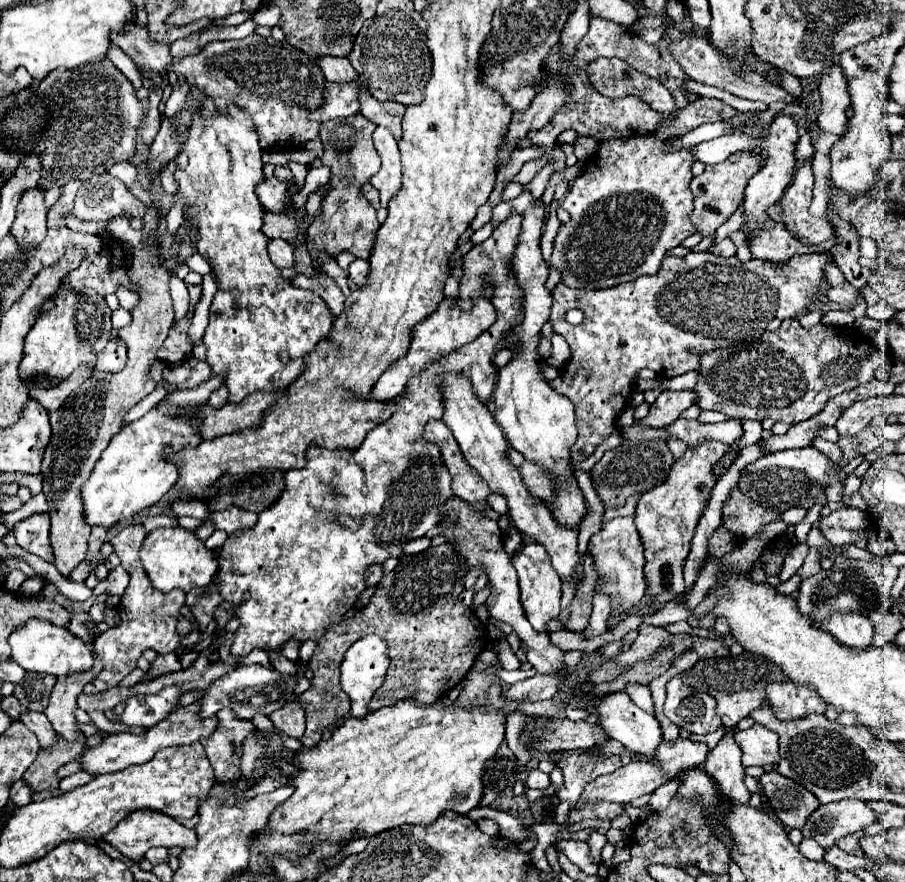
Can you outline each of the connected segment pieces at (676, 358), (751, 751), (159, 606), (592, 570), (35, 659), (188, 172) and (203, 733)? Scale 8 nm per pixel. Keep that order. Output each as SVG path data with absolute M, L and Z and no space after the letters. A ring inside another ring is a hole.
M688 253L686 257L666 257L660 265L660 271L656 275L644 275L644 277L638 277L634 281L628 281L628 283L622 283L622 285L616 285L616 287L610 287L610 289L600 289L600 291L580 291L580 289L570 289L566 287L564 283L558 283L556 291L552 293L554 297L554 303L552 303L552 315L550 315L550 325L554 329L554 333L562 335L570 349L572 349L572 357L570 361L564 365L562 369L562 377L560 379L554 379L550 381L552 389L558 391L560 395L566 395L572 403L574 403L574 409L576 409L576 427L578 427L578 439L576 439L576 445L572 447L572 461L584 461L588 459L594 449L616 429L616 417L624 411L624 407L628 405L628 399L630 399L630 391L632 391L632 385L634 385L634 377L640 369L648 367L648 369L654 369L658 375L662 377L676 377L676 375L682 375L682 373L688 373L688 371L696 371L696 367L700 367L700 353L704 351L712 351L712 349L718 349L718 347L728 347L728 345L736 345L740 343L742 339L756 339L758 335L762 335L764 331L776 331L784 319L788 317L796 317L800 311L804 311L810 303L812 303L812 297L816 293L816 289L820 287L822 279L824 279L824 267L826 263L830 263L832 257L828 253L812 253L812 255L796 255L796 259L790 259L788 263L768 263L768 261L760 261L760 259L750 259L748 263L742 263L738 257L716 257L712 253ZM570 309L580 309L584 313L584 321L582 325L570 325L566 323L566 311Z
M754 725L748 731L734 731L734 741L742 749L742 763L744 767L752 765L774 765L780 755L778 755L778 735L770 731L768 727Z
M130 525L130 527L122 529L110 541L114 545L116 555L122 561L122 567L130 573L130 585L118 605L120 607L118 609L120 623L112 629L100 633L100 637L94 641L94 651L102 659L104 669L100 671L100 675L94 681L90 681L84 687L84 693L102 693L110 687L116 687L136 667L136 661L140 659L144 649L152 649L158 654L172 653L182 641L182 637L176 633L176 625L180 619L180 609L184 605L186 593L180 589L172 589L168 593L162 593L150 585L150 579L148 579L144 567L140 563L140 557L138 557L138 551L142 547L144 537L146 537L146 531L142 525Z
M588 551L585 554L584 572L582 573L582 581L576 589L576 595L572 599L572 603L568 605L570 611L570 619L564 623L564 631L572 631L572 633L582 633L588 627L588 619L592 613L592 587L598 580L598 574Z
M28 619L20 627L16 627L8 635L8 645L12 647L12 659L24 669L34 673L52 673L56 677L60 675L72 675L78 671L86 671L92 667L92 651L68 629L52 625L48 621L40 619Z
M200 103L200 107L196 109L196 115L192 117L192 125L188 127L186 141L184 141L182 147L180 147L180 153L188 155L188 165L186 165L184 169L178 169L178 171L174 173L174 177L176 177L176 191L180 193L180 197L182 197L182 201L184 201L184 215L186 215L188 219L194 219L194 221L196 221L196 223L194 223L194 229L198 231L198 237L196 237L196 251L210 263L212 275L214 275L216 285L218 285L218 291L216 291L216 295L214 295L214 299L212 299L212 307L210 307L210 323L208 323L206 335L204 335L204 339L202 339L202 343L204 343L204 347L206 347L206 361L208 361L212 373L224 377L224 385L226 385L228 391L230 391L228 403L240 403L246 395L256 393L256 391L278 391L278 389L286 389L288 383L292 383L292 381L304 371L304 357L306 357L322 339L328 339L330 329L332 329L332 323L334 323L334 315L330 313L330 309L328 309L328 305L324 303L322 297L318 297L314 291L296 289L290 281L282 279L280 269L270 261L268 251L266 251L270 239L262 233L264 209L262 209L262 205L260 205L260 201L258 201L258 197L256 197L256 193L254 193L256 183L258 183L260 179L264 179L264 173L262 173L262 165L264 165L264 163L262 163L262 159L260 159L260 157L262 157L262 151L260 151L260 147L258 147L258 135L256 135L256 131L254 131L252 117L250 117L246 111L242 111L242 109L236 107L234 103L228 105L226 111L228 111L226 115L216 115L216 117L212 117L212 119L202 119L202 103Z
M192 703L190 707L176 711L166 721L148 729L144 735L132 735L132 733L108 735L96 747L90 747L88 751L82 753L82 757L78 757L80 767L82 767L82 771L88 771L92 777L104 775L104 773L116 773L116 771L124 771L130 765L148 763L158 753L158 749L164 749L170 745L186 745L192 741L200 741L202 737L208 737L216 731L216 717L202 719L202 717L198 717L198 711L200 711L200 707L196 703Z

